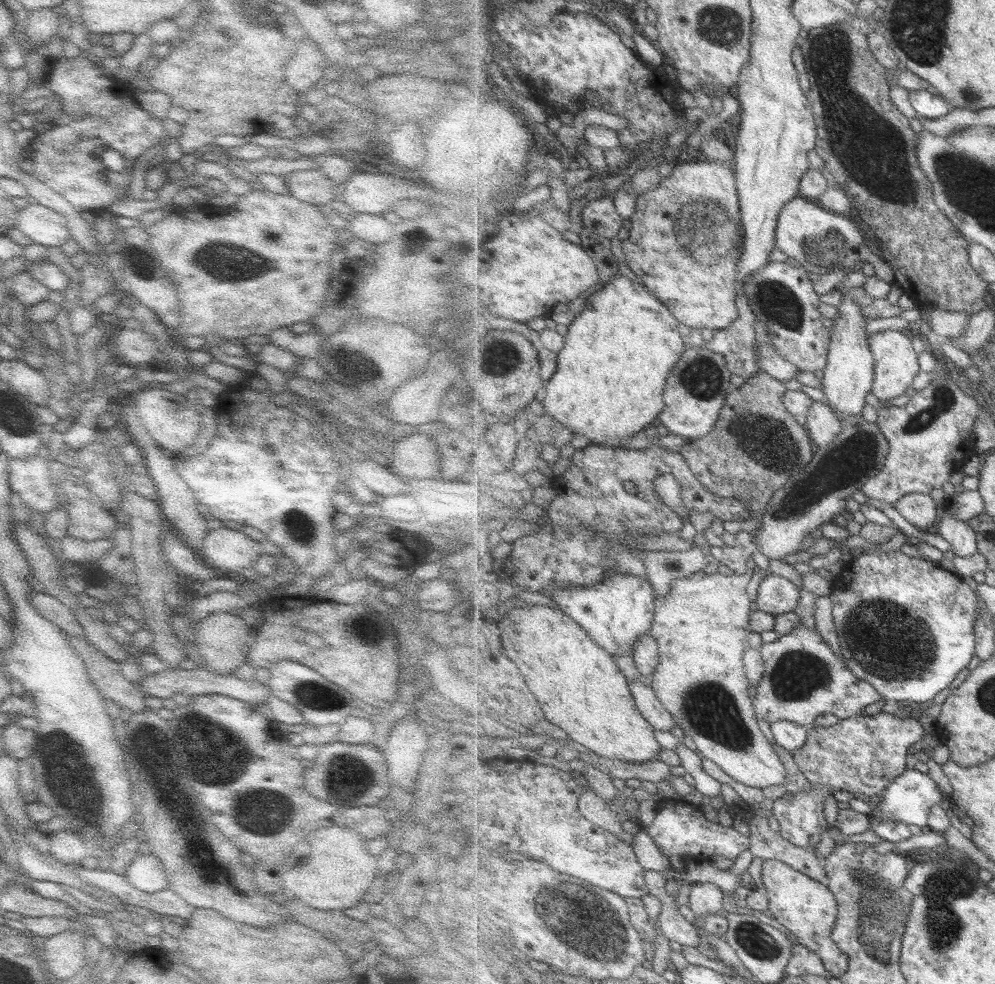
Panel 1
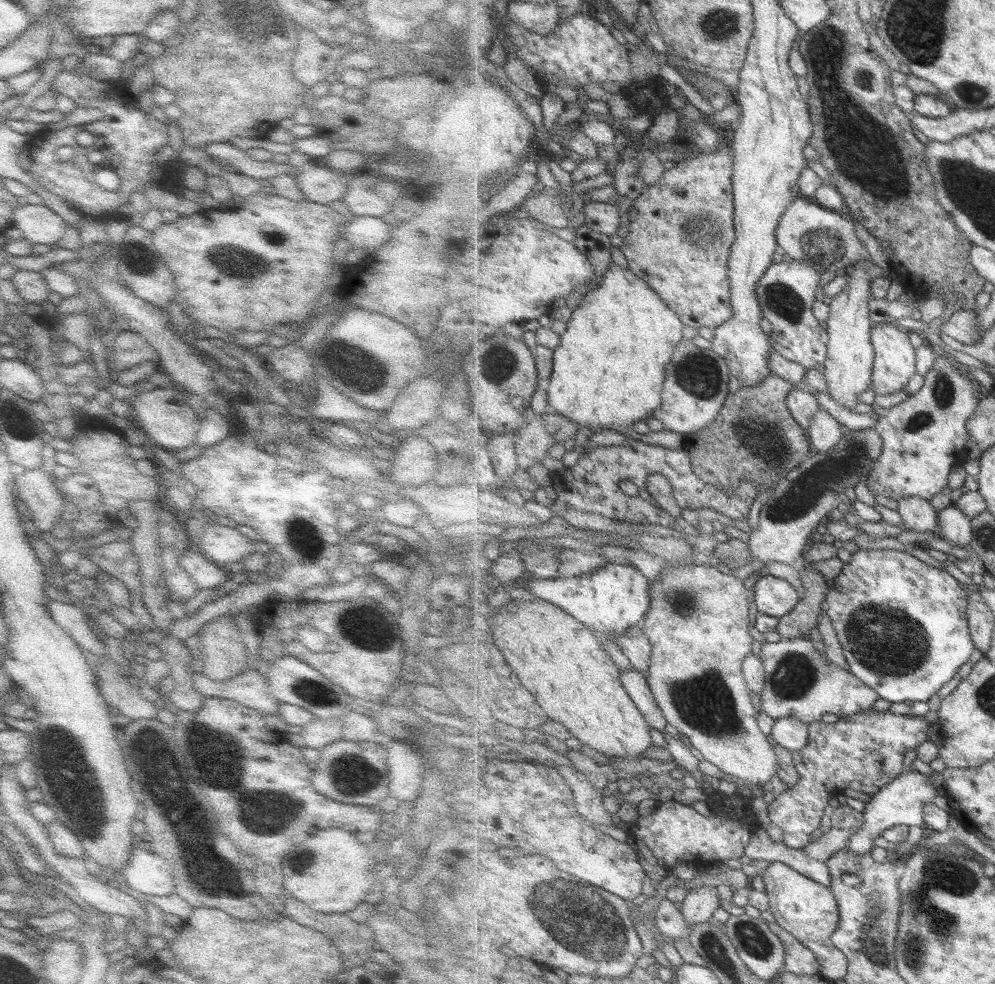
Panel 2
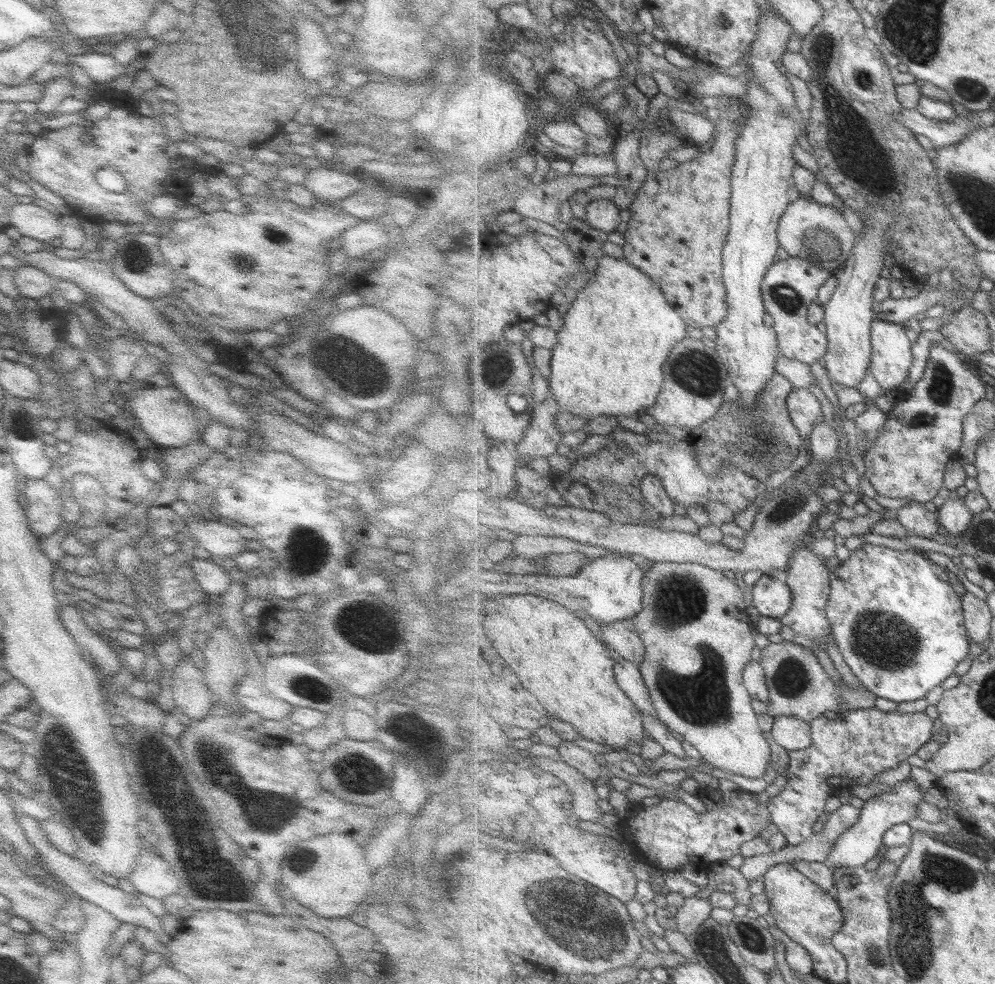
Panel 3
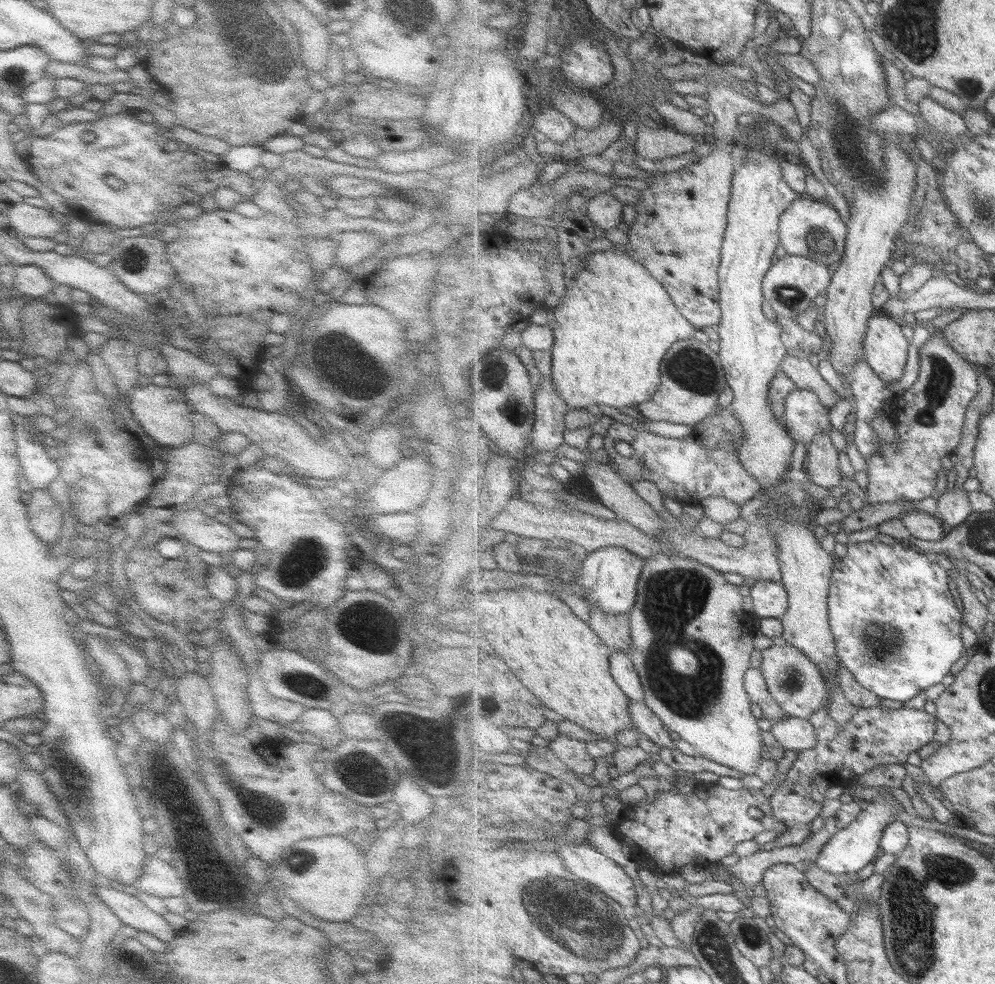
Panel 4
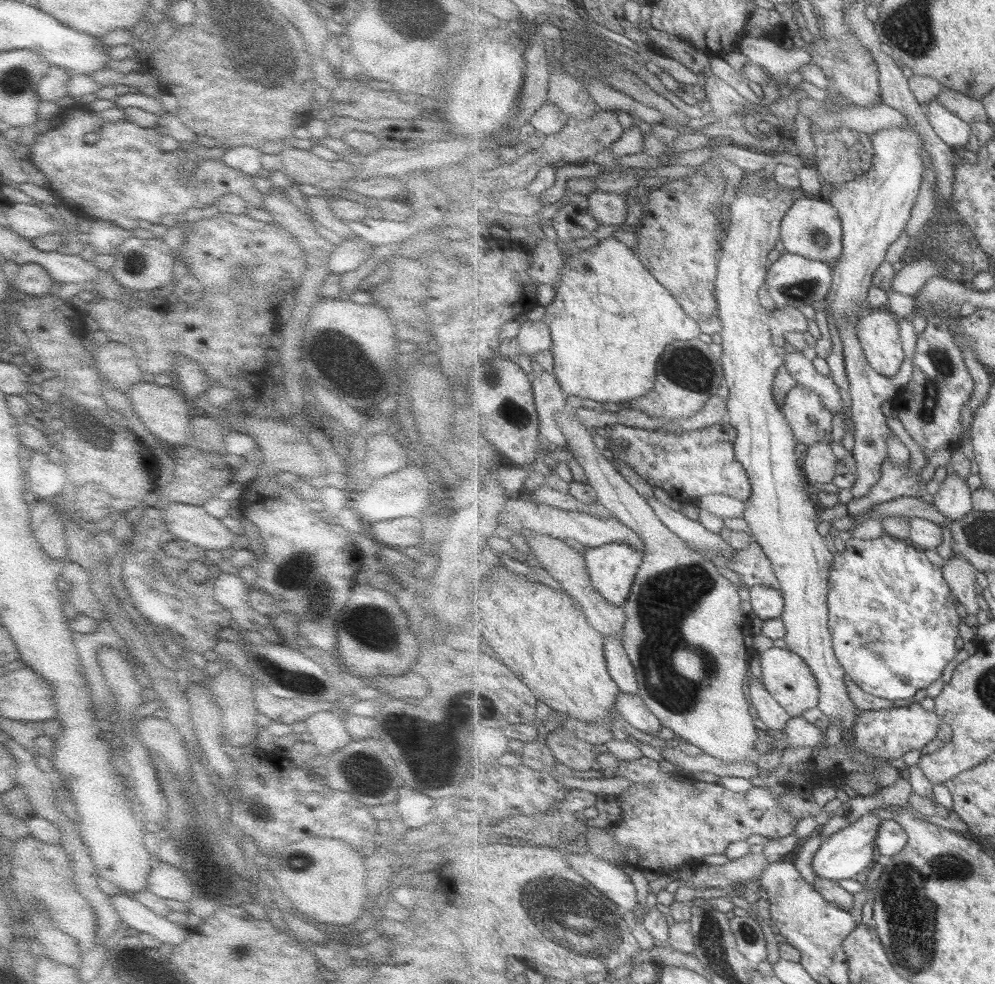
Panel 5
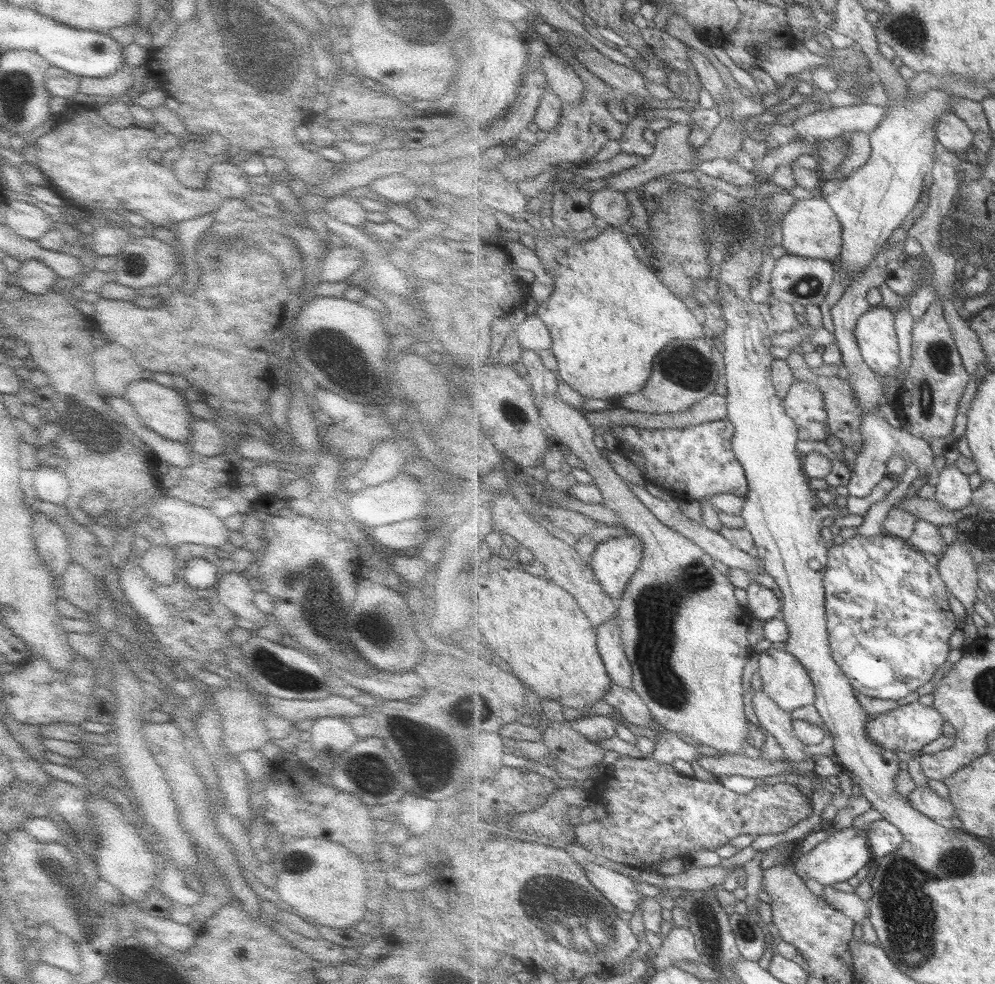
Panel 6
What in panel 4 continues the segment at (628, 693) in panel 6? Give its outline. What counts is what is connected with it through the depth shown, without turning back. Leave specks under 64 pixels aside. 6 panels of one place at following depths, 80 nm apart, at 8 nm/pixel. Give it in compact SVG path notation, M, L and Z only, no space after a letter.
M632 702L630 713L637 731L646 736L660 748L675 749L675 740L669 736L664 722L655 714L646 703Z

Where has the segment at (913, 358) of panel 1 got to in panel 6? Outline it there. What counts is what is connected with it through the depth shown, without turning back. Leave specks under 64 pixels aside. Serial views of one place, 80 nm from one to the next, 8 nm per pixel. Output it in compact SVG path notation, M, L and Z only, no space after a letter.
M888 306L871 307L859 317L856 326L856 337L865 362L878 374L898 376L901 365L900 344L896 333L895 310Z

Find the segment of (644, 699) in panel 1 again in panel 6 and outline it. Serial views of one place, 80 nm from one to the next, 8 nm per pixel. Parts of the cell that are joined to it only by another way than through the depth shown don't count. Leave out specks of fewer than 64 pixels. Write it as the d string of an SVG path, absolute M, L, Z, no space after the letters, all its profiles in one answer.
M618 617L608 620L597 629L597 646L604 658L612 682L623 688L633 688L634 670L627 658Z

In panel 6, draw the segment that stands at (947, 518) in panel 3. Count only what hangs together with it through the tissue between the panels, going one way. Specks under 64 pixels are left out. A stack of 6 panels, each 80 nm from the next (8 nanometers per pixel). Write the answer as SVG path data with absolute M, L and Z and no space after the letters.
M953 464L945 466L940 472L936 493L931 499L941 503L949 511L959 511L971 505L973 494L970 475Z

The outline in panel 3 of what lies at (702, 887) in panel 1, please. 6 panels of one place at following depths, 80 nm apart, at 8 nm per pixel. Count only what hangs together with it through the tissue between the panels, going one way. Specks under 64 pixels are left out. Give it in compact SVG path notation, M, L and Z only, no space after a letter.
M707 893L686 898L685 904L676 912L678 930L688 937L691 936L708 918L711 918L713 907Z

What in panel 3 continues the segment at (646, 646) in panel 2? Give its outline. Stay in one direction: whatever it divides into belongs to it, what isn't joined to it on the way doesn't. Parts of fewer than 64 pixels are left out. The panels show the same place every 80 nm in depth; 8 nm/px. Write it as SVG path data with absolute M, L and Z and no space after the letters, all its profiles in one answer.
M632 620L611 622L609 625L601 625L600 632L605 644L616 654L635 665L641 664L646 657L645 643L641 642L641 636L637 634Z

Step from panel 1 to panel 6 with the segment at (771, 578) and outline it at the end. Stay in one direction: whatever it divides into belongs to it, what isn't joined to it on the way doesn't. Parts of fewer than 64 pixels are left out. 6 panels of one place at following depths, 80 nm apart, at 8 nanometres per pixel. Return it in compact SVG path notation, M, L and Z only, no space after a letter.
M752 582L746 592L748 609L759 621L767 622L781 615L782 600L774 590Z

